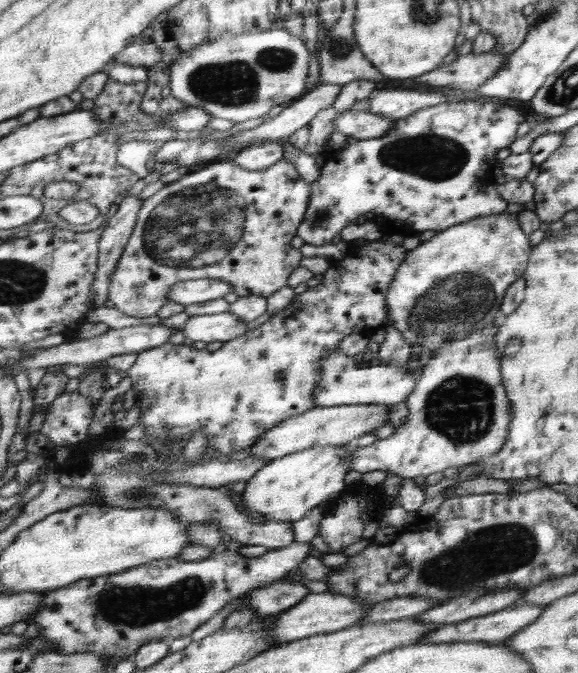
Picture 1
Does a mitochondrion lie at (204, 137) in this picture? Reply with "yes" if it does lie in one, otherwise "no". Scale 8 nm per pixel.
no

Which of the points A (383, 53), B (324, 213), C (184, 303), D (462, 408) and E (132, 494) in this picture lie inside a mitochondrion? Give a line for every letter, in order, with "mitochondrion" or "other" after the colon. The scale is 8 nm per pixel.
A: other
B: mitochondrion
C: other
D: mitochondrion
E: mitochondrion

